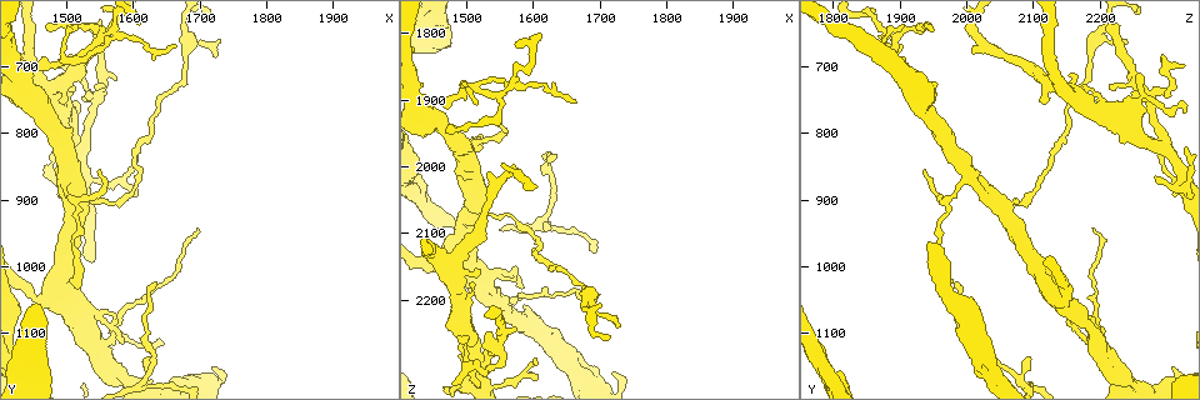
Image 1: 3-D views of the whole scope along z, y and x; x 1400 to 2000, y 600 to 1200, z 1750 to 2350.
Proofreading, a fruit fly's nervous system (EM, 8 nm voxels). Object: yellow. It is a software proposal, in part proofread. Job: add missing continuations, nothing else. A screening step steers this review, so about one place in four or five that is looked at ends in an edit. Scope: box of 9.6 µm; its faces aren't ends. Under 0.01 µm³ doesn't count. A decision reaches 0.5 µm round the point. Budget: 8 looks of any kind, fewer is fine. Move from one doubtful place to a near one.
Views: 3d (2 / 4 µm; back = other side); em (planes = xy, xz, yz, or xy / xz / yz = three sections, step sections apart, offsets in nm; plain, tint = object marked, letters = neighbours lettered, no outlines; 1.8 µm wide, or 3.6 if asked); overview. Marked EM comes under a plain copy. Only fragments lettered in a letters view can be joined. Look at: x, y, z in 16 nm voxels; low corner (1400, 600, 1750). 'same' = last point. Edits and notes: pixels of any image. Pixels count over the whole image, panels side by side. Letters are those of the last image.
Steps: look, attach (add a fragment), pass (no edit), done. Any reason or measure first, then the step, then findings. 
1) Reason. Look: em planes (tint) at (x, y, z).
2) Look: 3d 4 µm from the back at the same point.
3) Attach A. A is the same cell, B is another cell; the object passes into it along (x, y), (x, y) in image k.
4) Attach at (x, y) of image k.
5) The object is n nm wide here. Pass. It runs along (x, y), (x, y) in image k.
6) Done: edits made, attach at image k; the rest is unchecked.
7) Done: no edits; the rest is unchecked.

Look: em planes (letters) at (1500, 880, 2320).

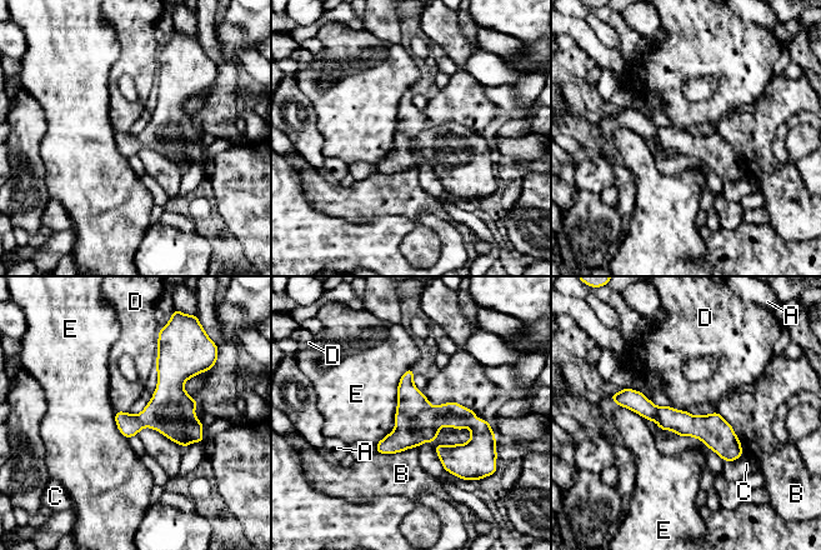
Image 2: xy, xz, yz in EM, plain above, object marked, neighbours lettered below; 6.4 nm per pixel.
Pass. A, B, C, D and E are other cells; it runs along (619, 398), (711, 429), (739, 451) in image 2; none of them fits.

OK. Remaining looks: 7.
Small branch off a trunk. Look: em xz step 16 (tint) at (1515, 920, 2060).

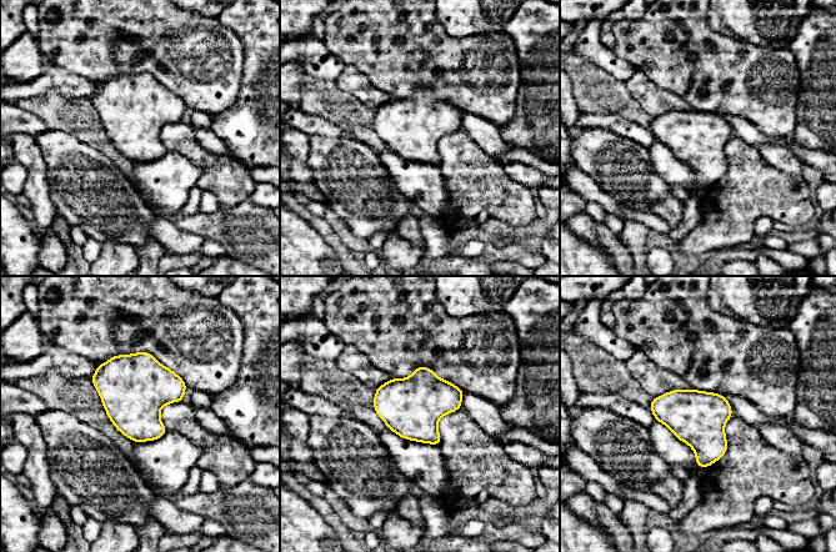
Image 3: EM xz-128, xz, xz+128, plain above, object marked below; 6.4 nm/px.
Look: em planes (letters) at the same point.

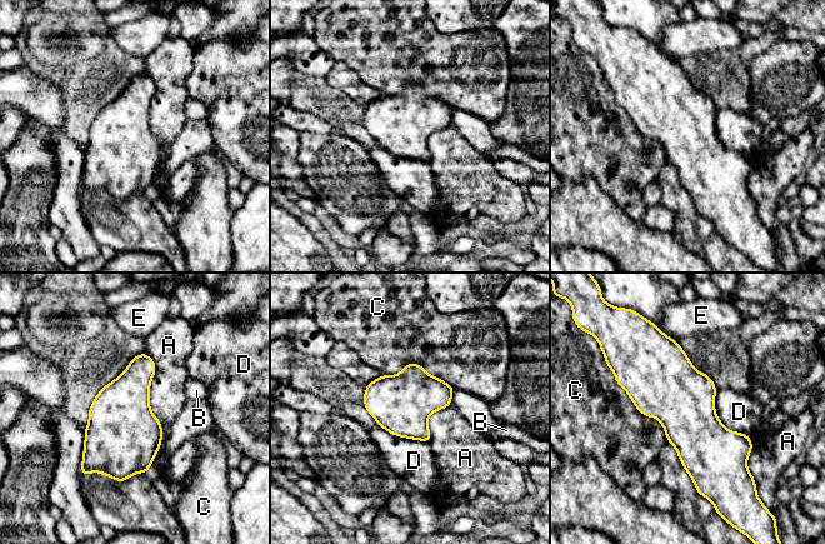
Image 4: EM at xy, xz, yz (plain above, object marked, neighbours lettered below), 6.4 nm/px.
Pass. A, B, C, D and E are other cells; a border runs along (146, 352), (163, 430) in image 4; no lettered fragment goes on from it.

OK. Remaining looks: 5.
Thin end. Look: em 3.6 µm yz step 8 (letters) at (1600, 830, 2290).

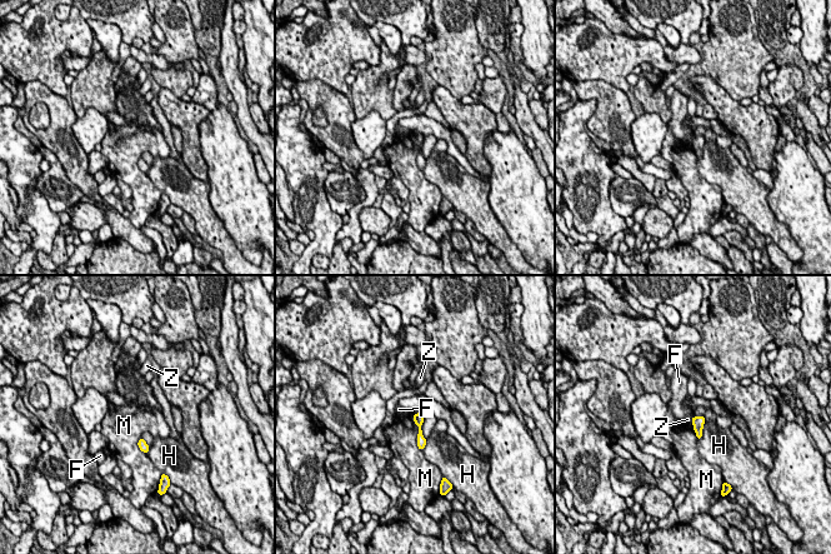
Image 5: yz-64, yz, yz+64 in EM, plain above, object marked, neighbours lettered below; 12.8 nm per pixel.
The longest contact is with M, 480 nm. Pass. F, H, M and Z are other cells; no lettered fragment goes on from it.

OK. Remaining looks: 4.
Done: no edits; the rest is unchecked.

